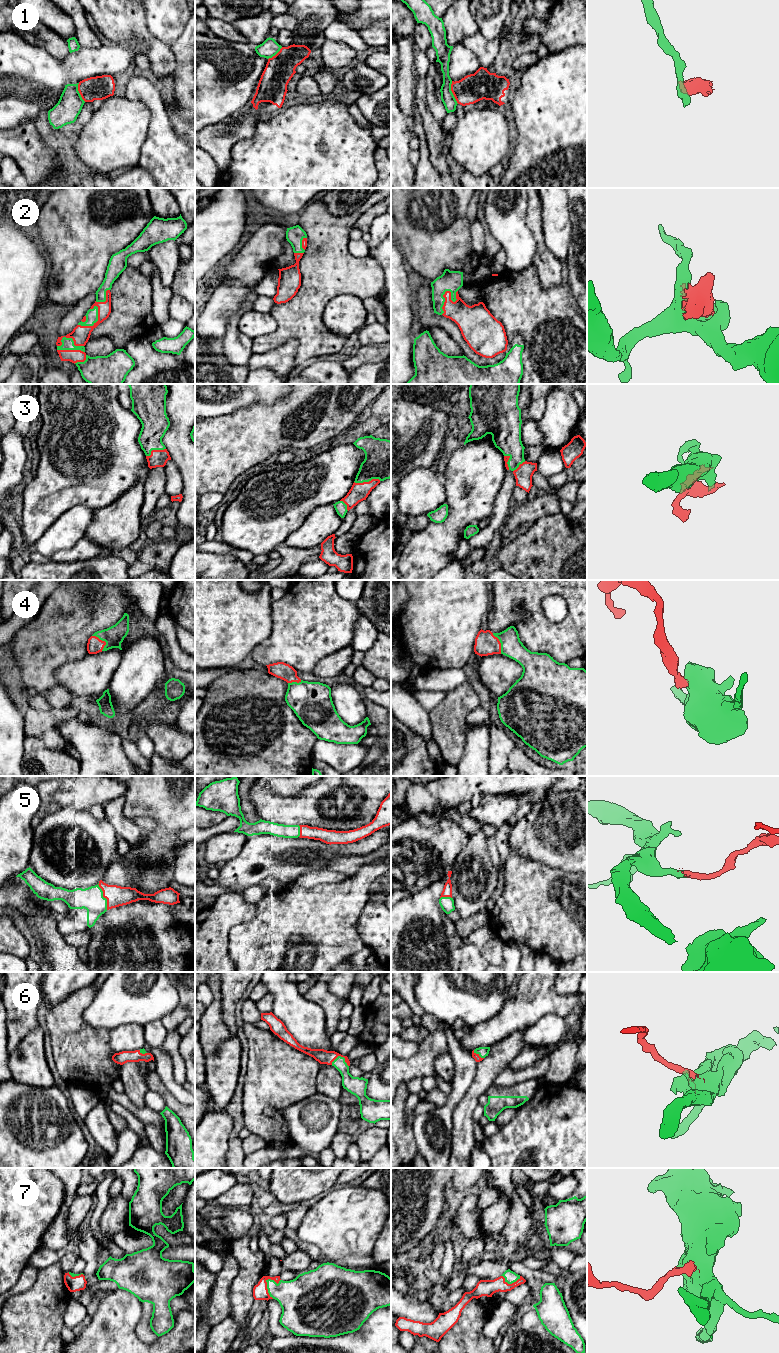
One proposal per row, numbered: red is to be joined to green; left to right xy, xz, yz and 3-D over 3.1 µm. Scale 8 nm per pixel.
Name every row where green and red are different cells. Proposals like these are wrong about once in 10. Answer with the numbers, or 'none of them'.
1

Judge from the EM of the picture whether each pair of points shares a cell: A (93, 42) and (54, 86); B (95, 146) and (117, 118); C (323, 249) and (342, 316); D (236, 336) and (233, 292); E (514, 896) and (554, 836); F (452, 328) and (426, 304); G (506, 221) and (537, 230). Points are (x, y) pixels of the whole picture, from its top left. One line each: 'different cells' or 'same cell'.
A: different cells
B: same cell
C: different cells
D: different cells
E: different cells
F: same cell
G: different cells

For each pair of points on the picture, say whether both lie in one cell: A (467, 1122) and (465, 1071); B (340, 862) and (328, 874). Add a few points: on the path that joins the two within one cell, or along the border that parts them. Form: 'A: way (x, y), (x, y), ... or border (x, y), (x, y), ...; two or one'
A: border (475, 1069), (471, 1085), (456, 1104); two
B: border (329, 868), (341, 871), (348, 876); two

